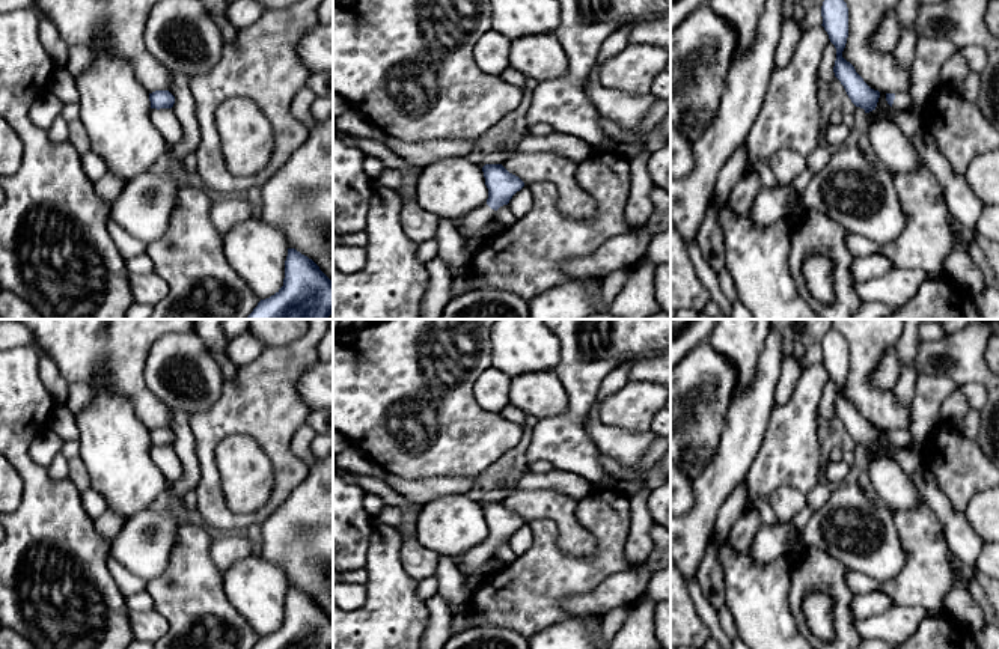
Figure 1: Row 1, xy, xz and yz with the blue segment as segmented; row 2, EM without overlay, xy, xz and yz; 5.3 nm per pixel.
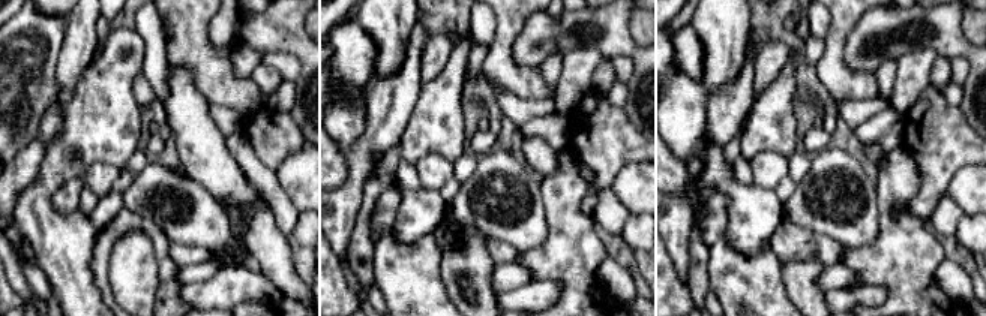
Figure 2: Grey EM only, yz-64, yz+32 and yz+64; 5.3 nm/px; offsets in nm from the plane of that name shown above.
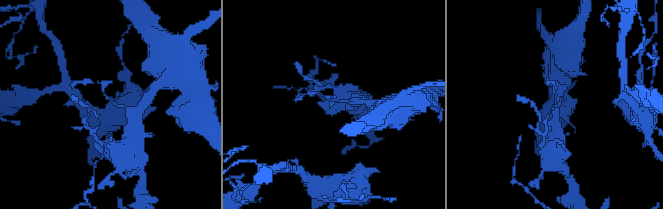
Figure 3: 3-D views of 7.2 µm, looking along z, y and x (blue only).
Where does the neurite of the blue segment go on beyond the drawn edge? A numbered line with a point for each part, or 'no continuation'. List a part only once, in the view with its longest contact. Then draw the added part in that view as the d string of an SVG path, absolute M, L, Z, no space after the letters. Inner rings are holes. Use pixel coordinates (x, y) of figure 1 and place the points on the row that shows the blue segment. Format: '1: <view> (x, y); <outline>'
1: yz (901, 101); M907 92L895 93L892 108L894 110L903 110L903 111L915 111L919 117L922 117L922 111L924 111L924 108L913 105Z

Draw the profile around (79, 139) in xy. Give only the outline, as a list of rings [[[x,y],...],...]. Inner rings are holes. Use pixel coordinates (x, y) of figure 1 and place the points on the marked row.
[[[80,119],[69,122],[69,143],[77,149],[80,155],[92,151],[87,131]]]

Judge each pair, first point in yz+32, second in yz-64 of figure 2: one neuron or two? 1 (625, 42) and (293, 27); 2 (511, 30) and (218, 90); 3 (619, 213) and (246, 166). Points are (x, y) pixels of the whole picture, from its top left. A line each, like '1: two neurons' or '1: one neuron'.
1: one neuron
2: one neuron
3: one neuron

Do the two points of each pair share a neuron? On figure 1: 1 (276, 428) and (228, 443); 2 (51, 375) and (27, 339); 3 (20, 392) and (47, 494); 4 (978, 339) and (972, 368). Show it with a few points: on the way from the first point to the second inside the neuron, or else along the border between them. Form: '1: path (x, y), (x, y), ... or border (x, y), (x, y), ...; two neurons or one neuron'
1: border (258, 444), (247, 435), (228, 434), (216, 450); two neurons
2: path (47, 366), (36, 347); one neuron
3: path (20, 417), (20, 458), (26, 469); one neuron
4: path (972, 347), (972, 360); one neuron

